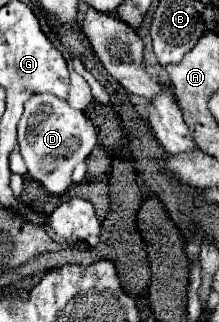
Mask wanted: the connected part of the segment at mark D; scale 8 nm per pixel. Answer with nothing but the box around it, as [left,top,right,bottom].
[19,94,97,194]

